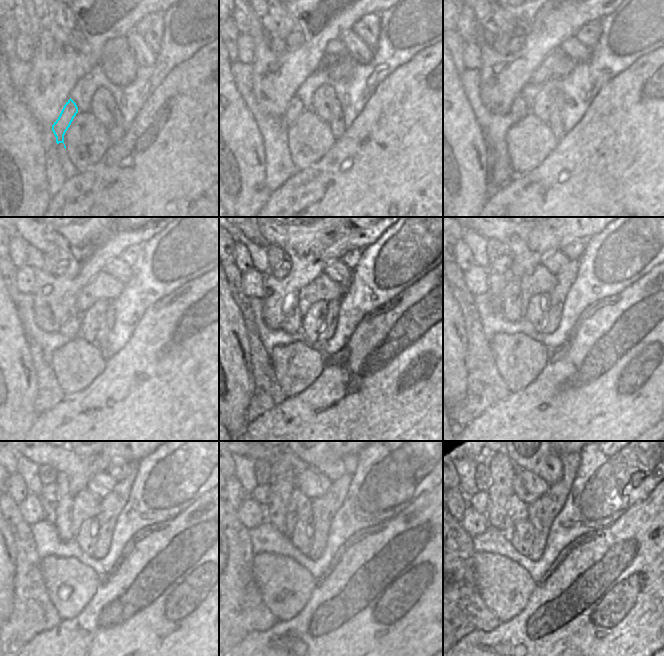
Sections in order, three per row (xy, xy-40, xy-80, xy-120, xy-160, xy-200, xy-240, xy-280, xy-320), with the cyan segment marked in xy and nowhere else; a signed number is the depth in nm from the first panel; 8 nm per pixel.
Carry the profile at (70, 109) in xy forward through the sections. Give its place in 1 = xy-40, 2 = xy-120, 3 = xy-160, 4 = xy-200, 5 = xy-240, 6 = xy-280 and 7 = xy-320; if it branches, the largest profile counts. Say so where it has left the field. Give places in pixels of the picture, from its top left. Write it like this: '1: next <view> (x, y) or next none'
1: next xy-40 (295, 108)
2: next xy-120 (70, 328)
3: next xy-160 (293, 324)
4: next xy-200 (511, 294)
5: next xy-240 (63, 502)
6: next xy-280 (282, 478)
7: next xy-320 (502, 470)

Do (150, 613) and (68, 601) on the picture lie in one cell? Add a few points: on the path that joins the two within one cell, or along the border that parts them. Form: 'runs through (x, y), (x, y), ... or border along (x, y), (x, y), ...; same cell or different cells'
border along (98, 584), (90, 601), (74, 617), (68, 620); different cells

